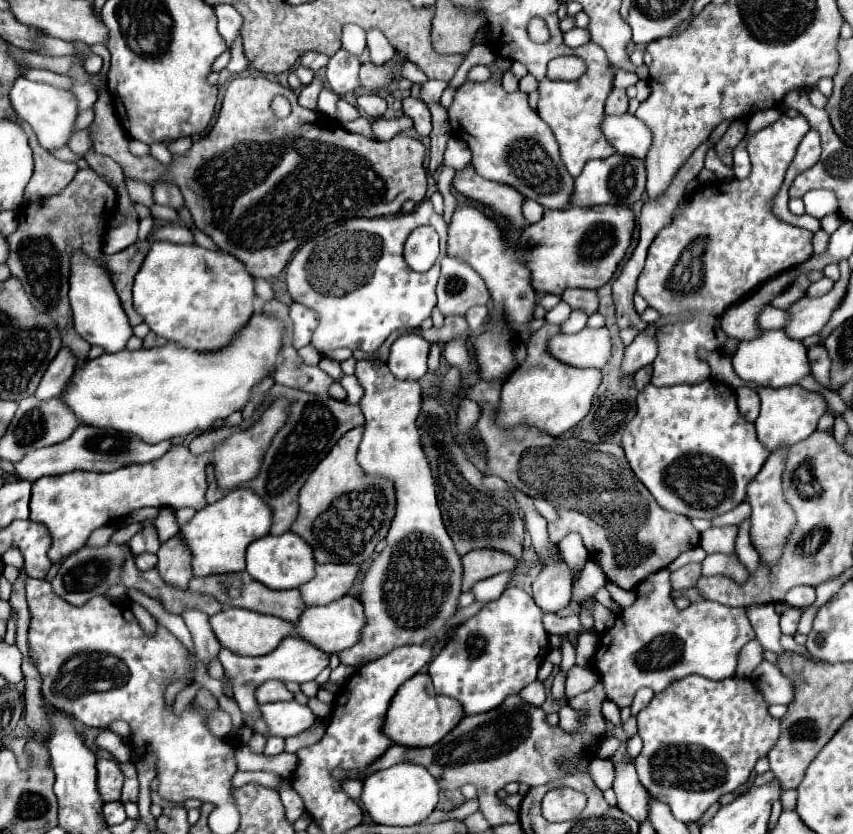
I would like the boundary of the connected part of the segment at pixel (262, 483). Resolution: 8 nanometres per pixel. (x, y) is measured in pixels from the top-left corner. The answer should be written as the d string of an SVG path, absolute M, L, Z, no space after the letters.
M274 385L268 391L266 399L272 401L274 397L280 395L292 401L292 417L268 447L260 477L256 477L256 481L250 483L250 489L256 491L256 495L260 495L272 509L272 527L270 527L272 535L282 535L290 529L292 521L296 519L298 491L312 473L312 469L320 463L320 459L328 455L328 451L344 433L364 425L364 415L360 413L358 405L348 405L344 401L336 401L326 395L324 397L310 395L300 389L290 389L284 385Z

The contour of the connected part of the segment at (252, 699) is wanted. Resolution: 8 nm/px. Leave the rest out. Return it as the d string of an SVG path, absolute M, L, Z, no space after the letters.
M286 637L272 653L268 655L260 655L260 657L240 657L234 655L228 649L220 649L220 663L224 667L226 677L230 679L232 687L234 687L234 699L240 707L242 713L246 715L260 715L258 713L258 701L256 701L256 689L270 679L276 681L292 681L292 683L306 683L306 681L314 681L318 677L318 673L328 665L328 655L316 651L316 647L308 645L306 641L300 641L296 637Z

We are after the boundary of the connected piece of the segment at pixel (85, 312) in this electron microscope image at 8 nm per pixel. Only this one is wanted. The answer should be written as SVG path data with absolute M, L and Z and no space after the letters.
M76 253L72 257L72 277L70 277L70 305L74 313L74 327L76 331L90 343L98 345L104 351L122 351L132 337L132 327L128 323L128 317L120 305L120 299L116 297L116 291L112 289L110 277L100 269L102 259L88 259L82 253Z

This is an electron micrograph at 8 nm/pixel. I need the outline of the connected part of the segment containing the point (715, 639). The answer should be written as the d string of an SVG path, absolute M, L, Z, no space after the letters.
M660 569L644 579L652 589L638 593L636 601L620 611L608 629L610 645L594 657L606 699L614 701L620 709L630 707L634 693L642 687L660 693L688 675L702 675L714 681L732 677L740 649L754 639L754 629L742 607L732 609L716 601L700 601L698 605L679 610L670 596L670 575L668 569Z

